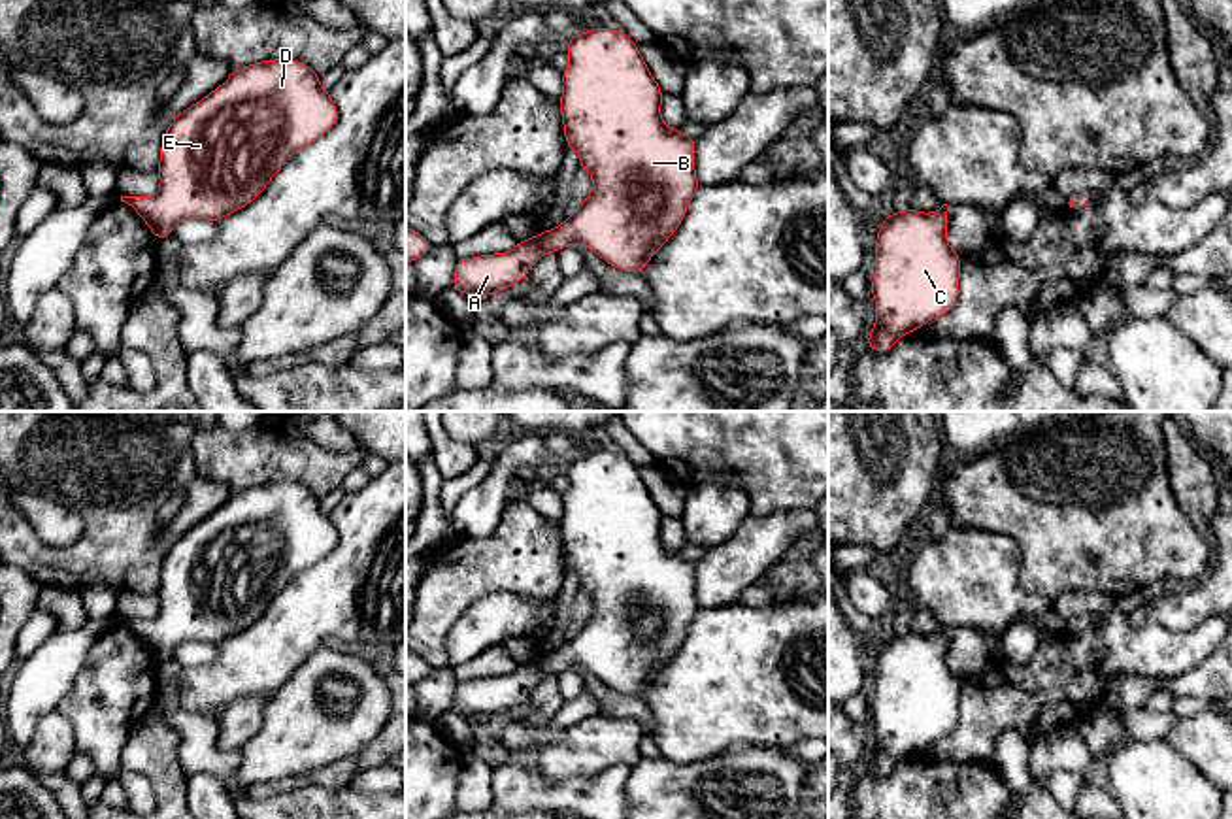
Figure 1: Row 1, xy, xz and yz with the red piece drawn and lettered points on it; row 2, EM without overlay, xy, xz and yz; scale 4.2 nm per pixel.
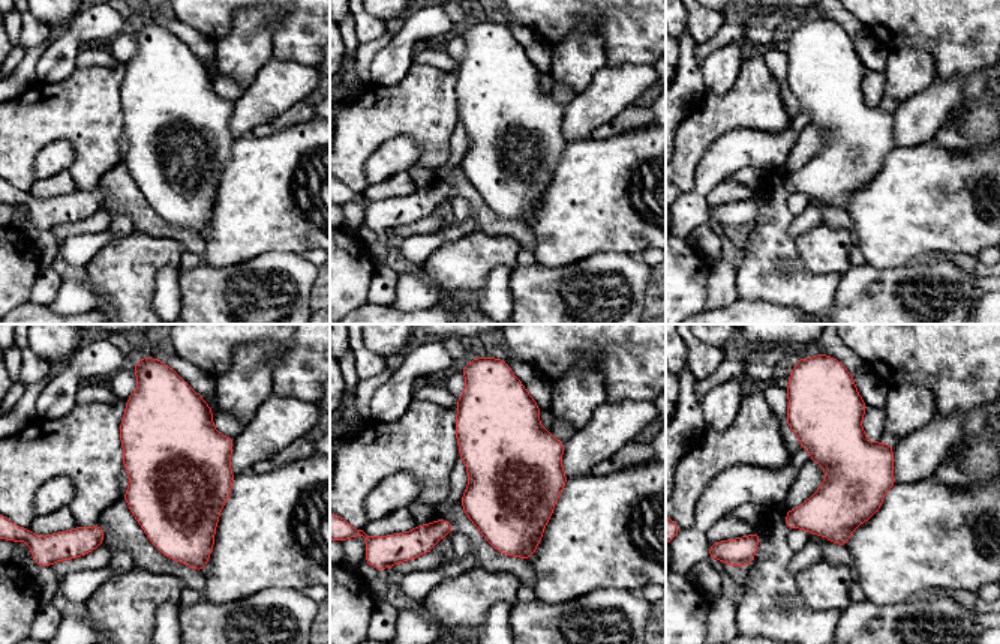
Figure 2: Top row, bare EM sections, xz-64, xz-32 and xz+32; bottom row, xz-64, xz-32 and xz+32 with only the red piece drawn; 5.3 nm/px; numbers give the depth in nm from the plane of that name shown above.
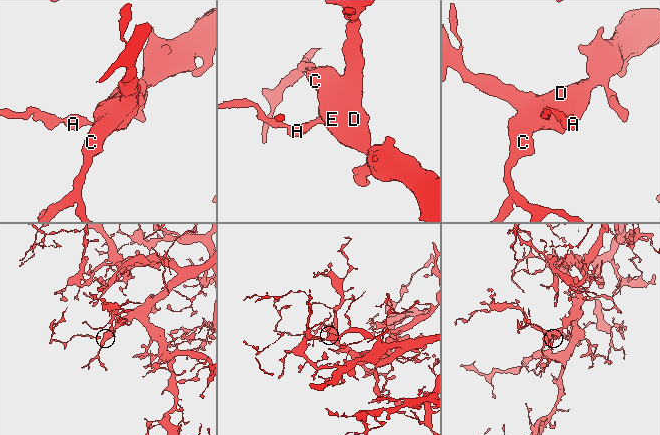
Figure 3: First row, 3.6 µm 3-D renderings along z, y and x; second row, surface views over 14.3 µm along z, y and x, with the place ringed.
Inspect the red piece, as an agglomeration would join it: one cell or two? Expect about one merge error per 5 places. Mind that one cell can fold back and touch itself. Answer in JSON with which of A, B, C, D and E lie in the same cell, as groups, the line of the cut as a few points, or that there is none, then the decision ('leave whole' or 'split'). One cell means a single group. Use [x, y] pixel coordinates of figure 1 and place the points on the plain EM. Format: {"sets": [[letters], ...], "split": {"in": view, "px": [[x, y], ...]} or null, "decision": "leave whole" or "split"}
{"sets": [["A", "B", "C", "D", "E"]], "split": null, "decision": "leave whole"}

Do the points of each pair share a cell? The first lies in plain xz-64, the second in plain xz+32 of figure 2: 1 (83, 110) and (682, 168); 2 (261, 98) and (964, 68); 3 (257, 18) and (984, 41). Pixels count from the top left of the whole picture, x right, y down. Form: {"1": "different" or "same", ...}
{"1": "same", "2": "different", "3": "different"}

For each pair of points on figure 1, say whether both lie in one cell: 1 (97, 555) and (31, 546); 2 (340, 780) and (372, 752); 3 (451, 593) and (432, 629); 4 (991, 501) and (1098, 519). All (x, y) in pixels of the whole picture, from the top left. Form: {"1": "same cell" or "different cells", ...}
{"1": "same cell", "2": "same cell", "3": "same cell", "4": "same cell"}

